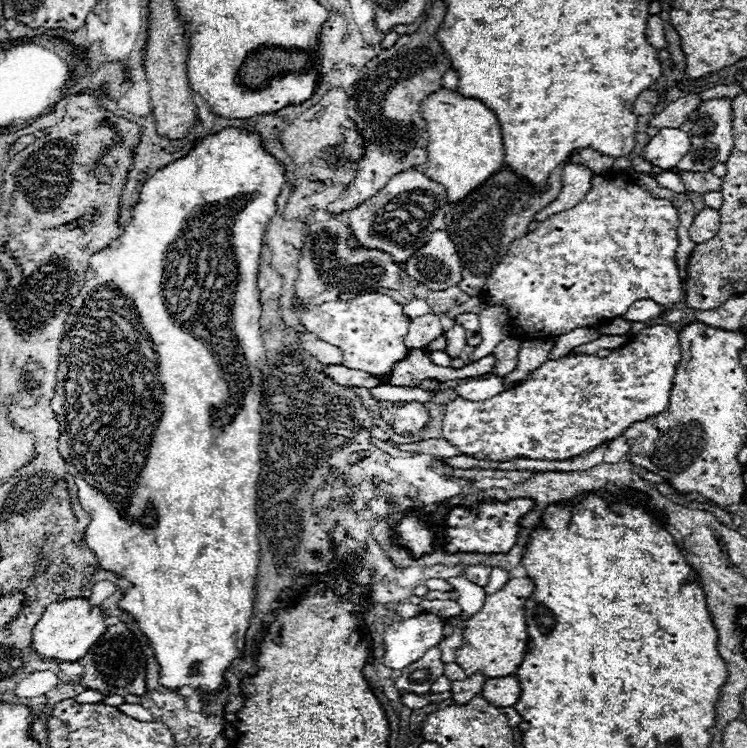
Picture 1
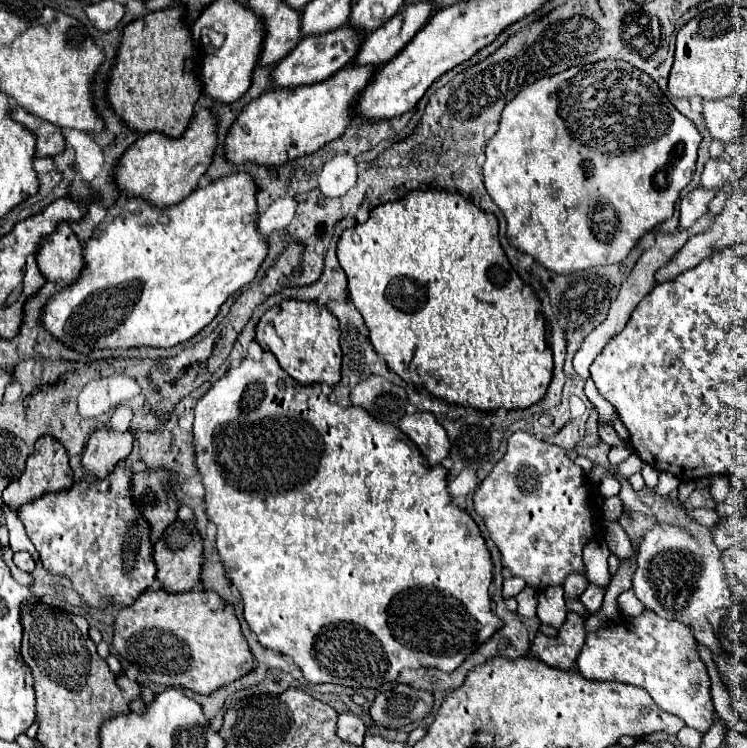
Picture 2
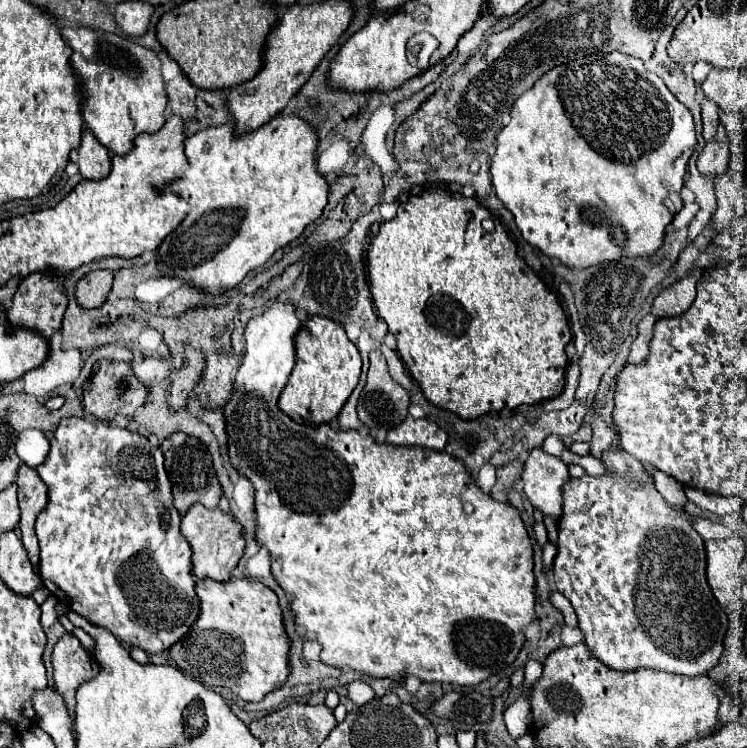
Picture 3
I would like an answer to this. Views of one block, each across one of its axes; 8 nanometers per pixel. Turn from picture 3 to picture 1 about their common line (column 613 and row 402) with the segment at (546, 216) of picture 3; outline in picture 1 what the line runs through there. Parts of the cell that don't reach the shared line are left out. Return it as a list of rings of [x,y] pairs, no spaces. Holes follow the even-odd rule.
[[[224,128],[218,134],[210,134],[204,138],[198,138],[196,144],[192,146],[192,150],[184,156],[178,158],[170,164],[166,164],[164,168],[156,170],[154,176],[150,176],[146,180],[146,184],[140,190],[140,200],[132,210],[132,220],[130,224],[122,230],[122,234],[118,236],[118,244],[116,248],[106,246],[104,250],[92,254],[88,270],[86,270],[86,282],[82,286],[82,290],[78,292],[78,296],[72,300],[72,310],[66,318],[64,324],[64,338],[60,342],[60,364],[58,364],[58,372],[56,372],[56,394],[52,398],[52,410],[58,416],[62,434],[60,434],[60,450],[68,450],[68,452],[60,452],[62,458],[66,460],[68,472],[74,476],[74,484],[78,488],[78,500],[80,506],[90,514],[90,524],[86,528],[86,544],[88,548],[98,556],[102,568],[116,572],[118,576],[126,578],[132,586],[126,590],[124,598],[120,600],[120,608],[126,610],[128,614],[134,616],[138,628],[148,636],[150,646],[156,654],[156,660],[160,664],[160,684],[164,688],[170,690],[178,690],[184,684],[192,686],[192,688],[204,688],[208,694],[212,694],[214,690],[218,690],[222,686],[222,674],[224,670],[230,666],[230,662],[234,658],[238,658],[244,650],[244,634],[248,630],[250,624],[250,616],[252,616],[252,604],[254,604],[254,582],[256,582],[256,574],[258,574],[258,552],[260,552],[260,542],[258,542],[258,518],[256,518],[256,486],[258,486],[258,478],[260,478],[260,434],[262,434],[262,420],[260,420],[260,402],[262,402],[262,366],[266,364],[266,356],[264,356],[264,340],[262,340],[262,328],[260,328],[260,318],[262,318],[262,304],[260,304],[260,292],[258,292],[258,266],[260,266],[260,252],[262,252],[262,240],[264,240],[264,232],[268,222],[272,220],[272,216],[276,214],[276,196],[282,192],[282,188],[286,186],[286,170],[284,164],[278,162],[270,152],[264,150],[260,134],[258,132],[248,132],[248,130],[240,130],[240,128]],[[200,662],[200,674],[198,676],[188,676],[188,666]]]

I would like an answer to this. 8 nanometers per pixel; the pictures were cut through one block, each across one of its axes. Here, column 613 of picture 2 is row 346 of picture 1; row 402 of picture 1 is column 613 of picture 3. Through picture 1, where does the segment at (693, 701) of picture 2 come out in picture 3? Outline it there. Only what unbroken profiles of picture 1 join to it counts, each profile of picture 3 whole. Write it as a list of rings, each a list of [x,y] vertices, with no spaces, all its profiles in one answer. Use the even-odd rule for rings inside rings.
[[[622,448],[604,450],[600,462],[608,474],[570,476],[564,484],[558,554],[552,566],[556,590],[572,602],[586,646],[606,666],[614,670],[654,668],[682,676],[708,674],[722,654],[728,616],[706,582],[706,548],[692,526],[692,516],[684,508],[670,506],[656,490],[652,474]]]

